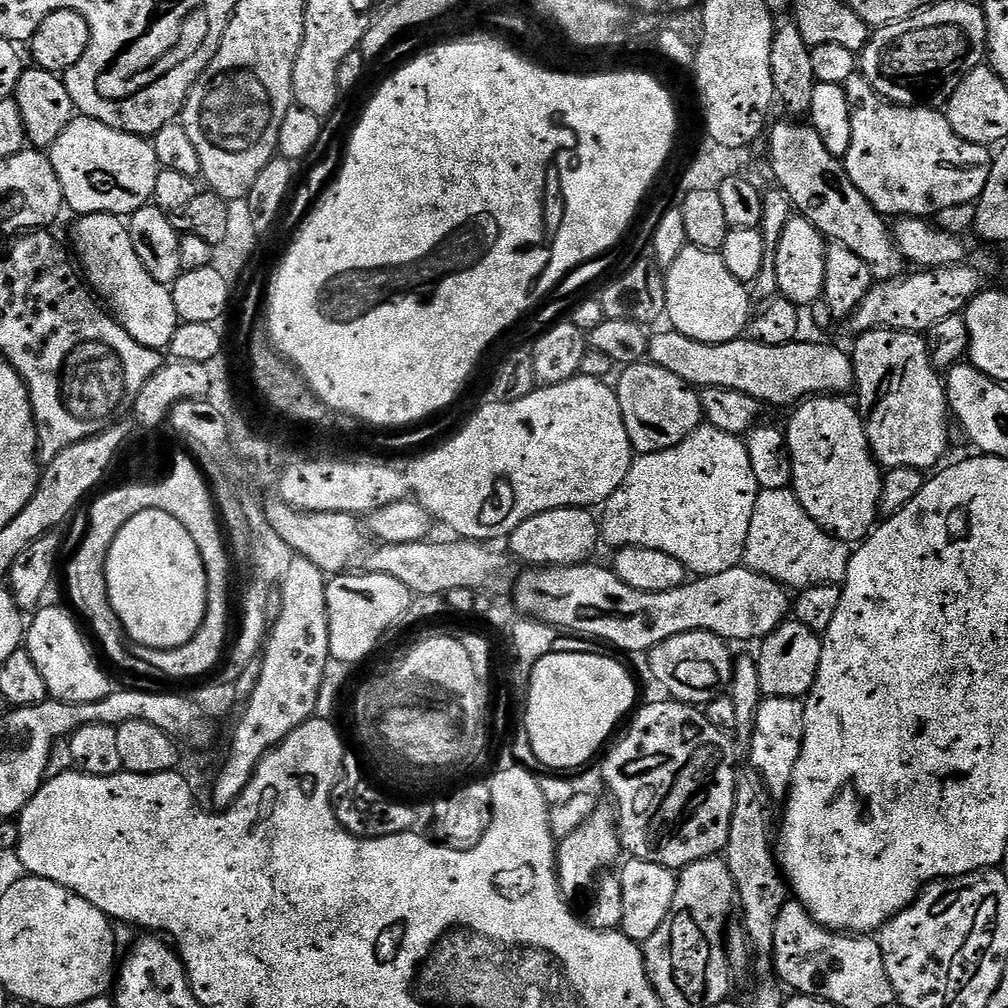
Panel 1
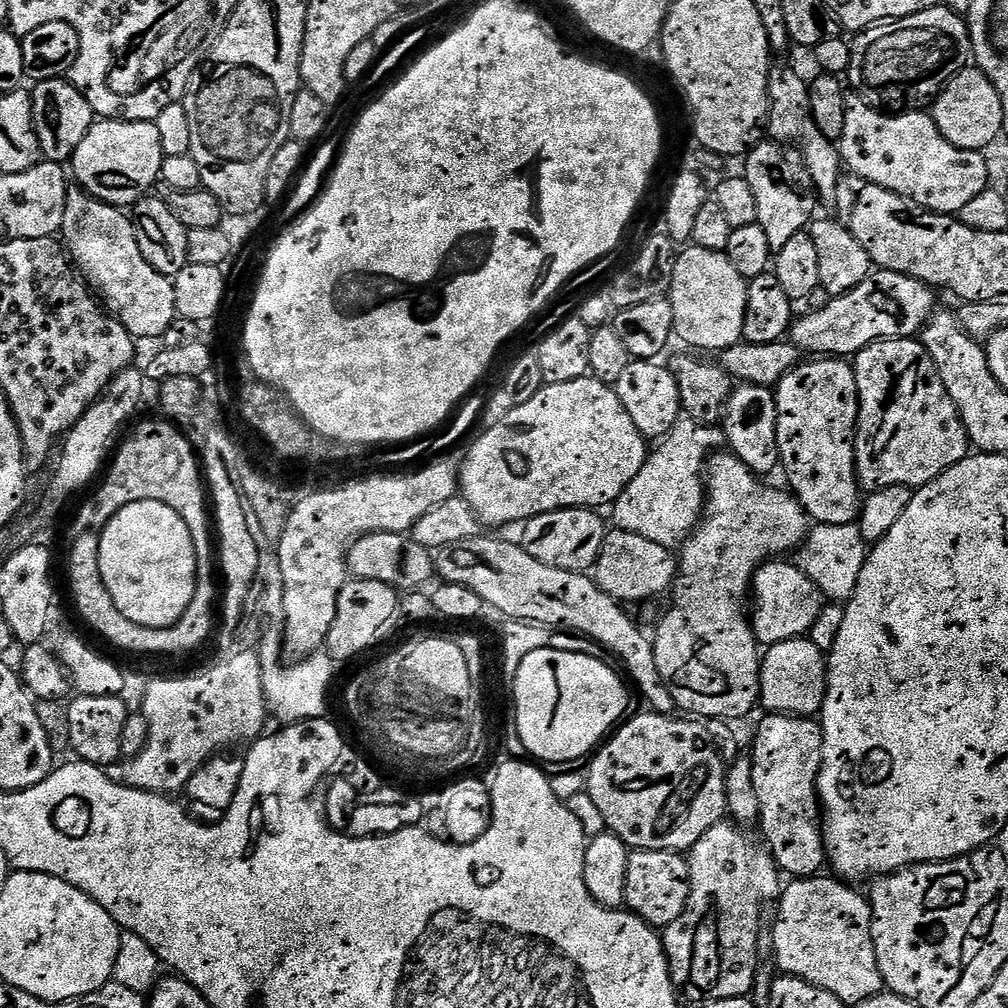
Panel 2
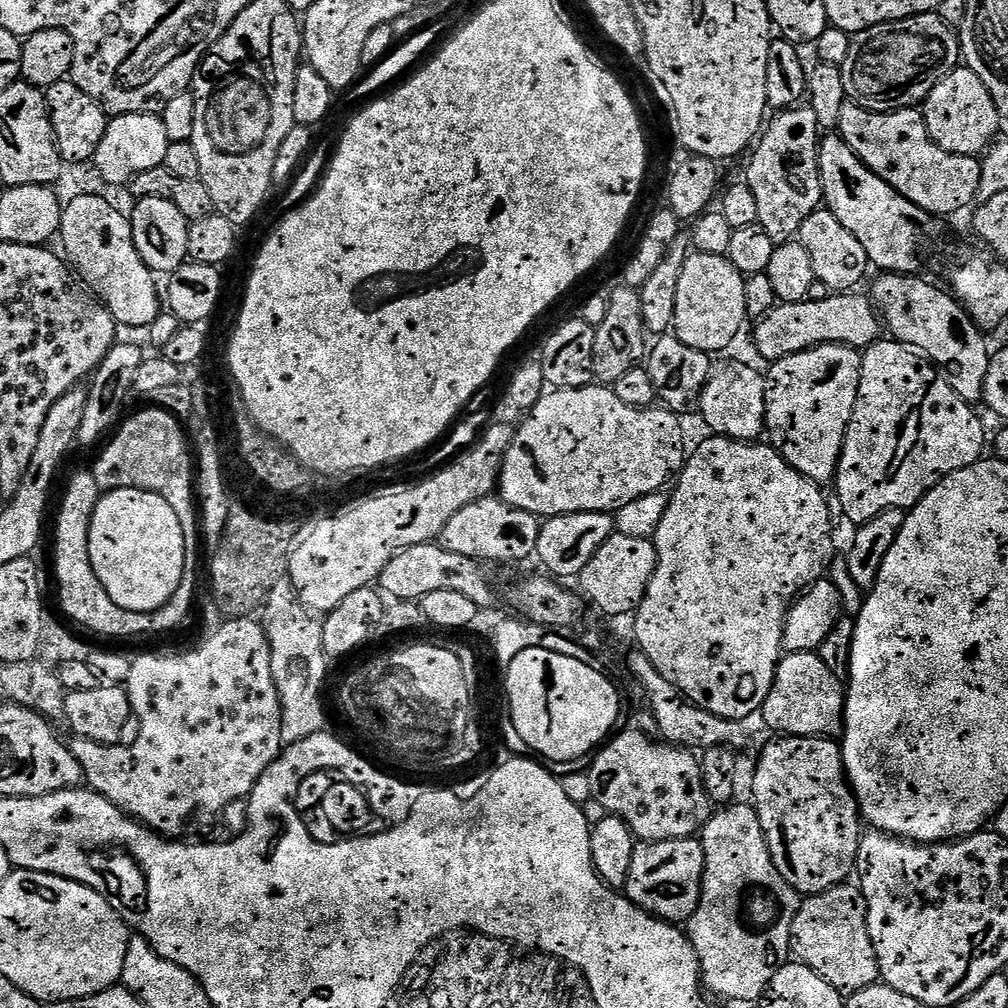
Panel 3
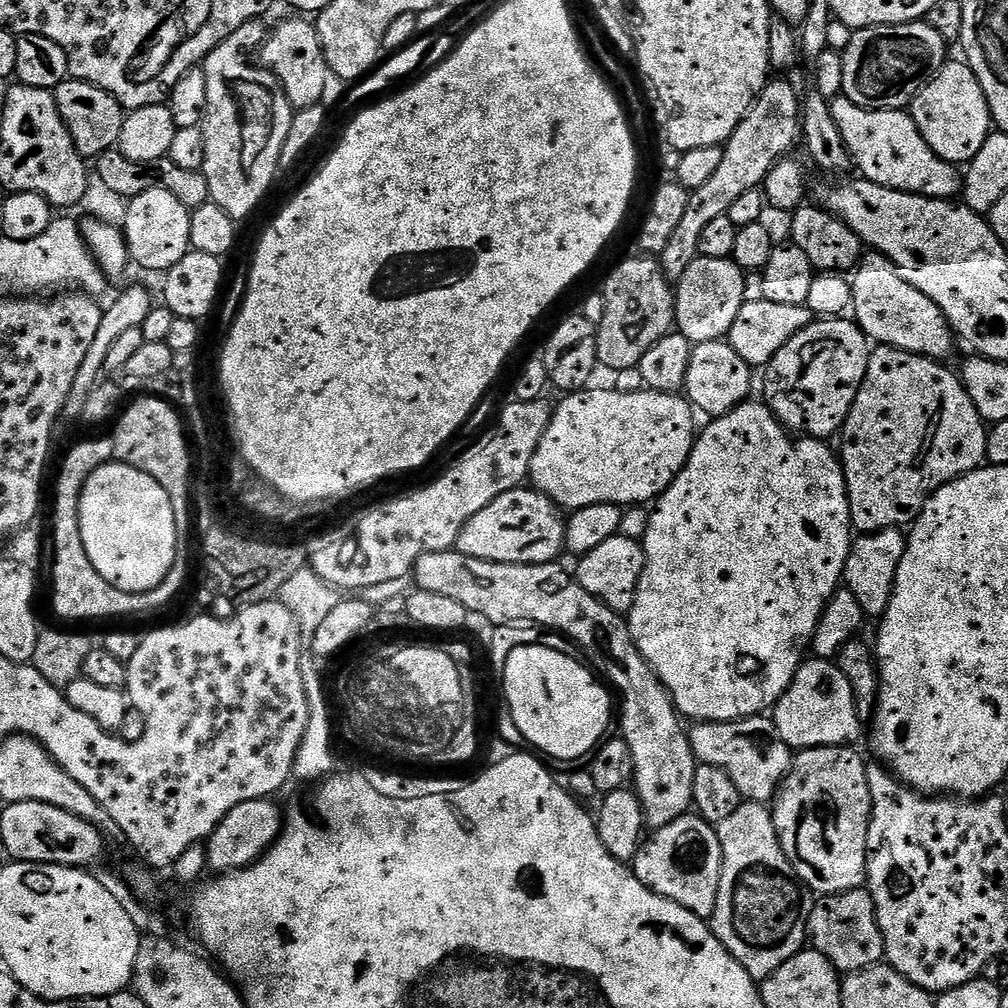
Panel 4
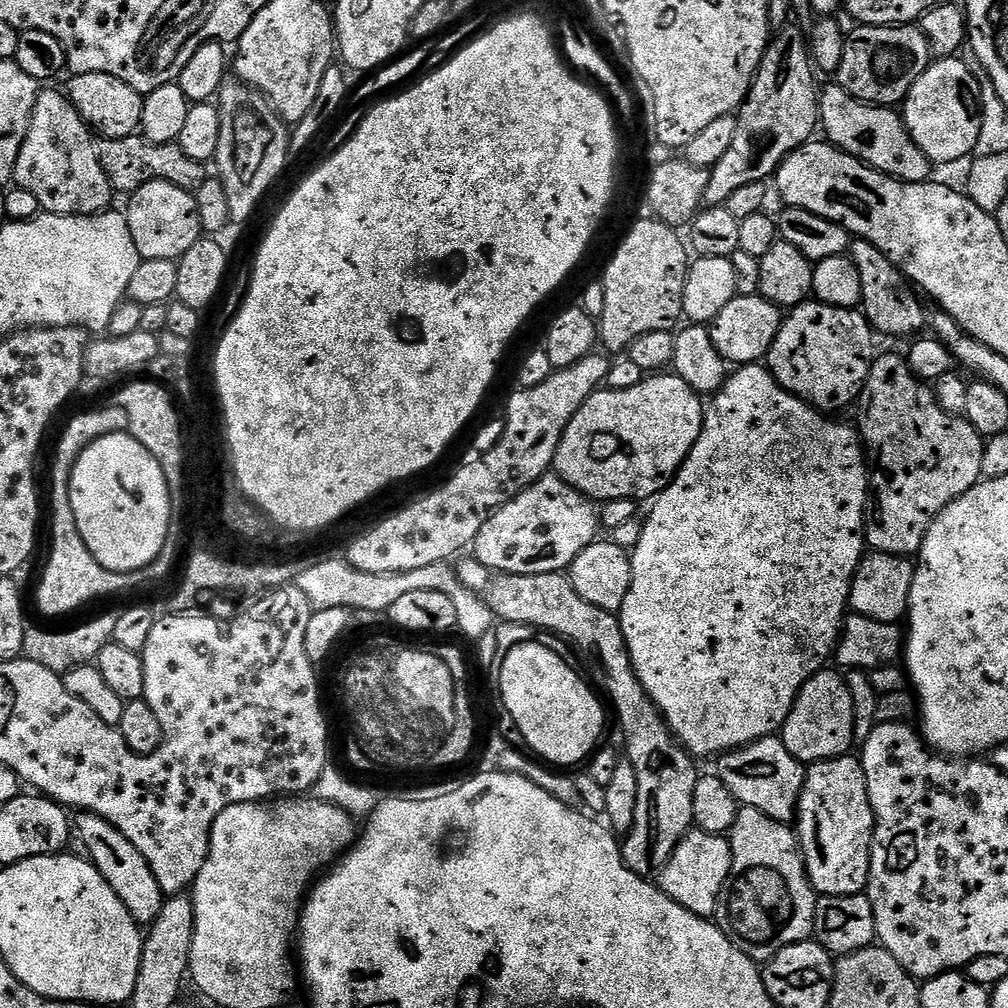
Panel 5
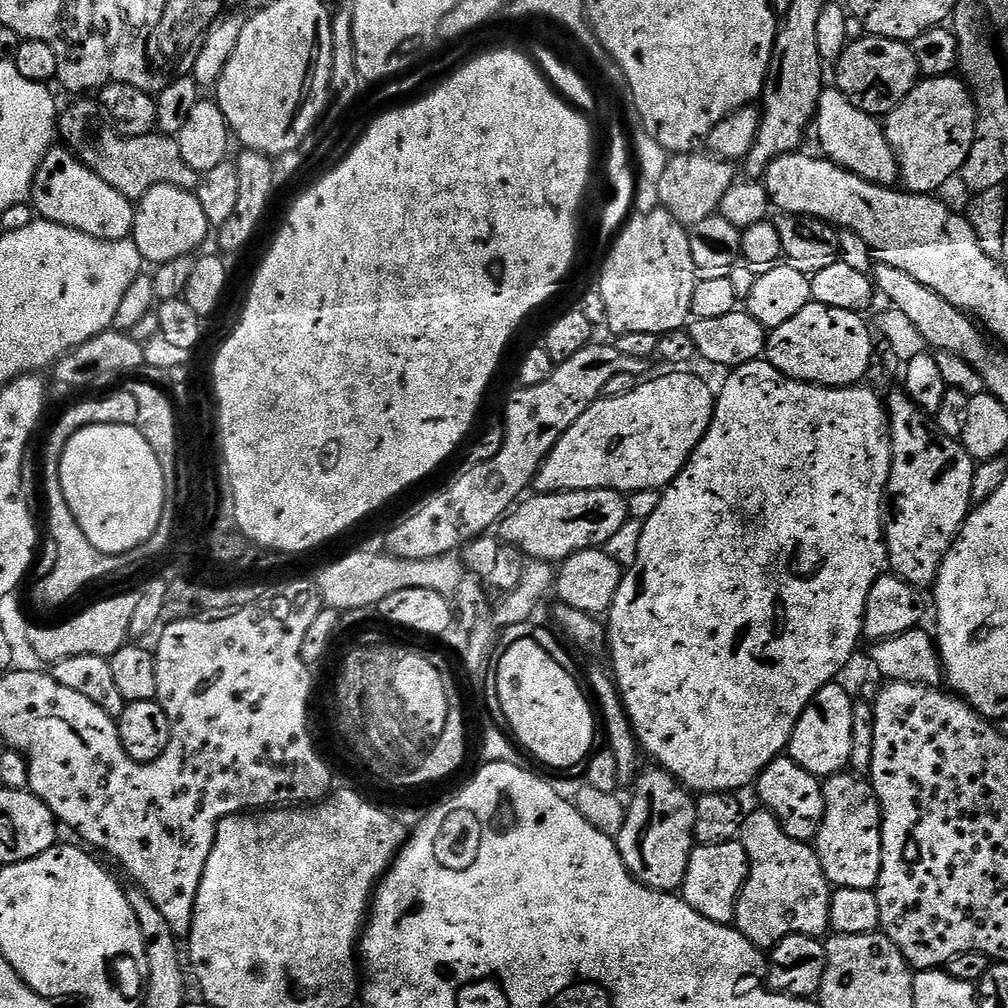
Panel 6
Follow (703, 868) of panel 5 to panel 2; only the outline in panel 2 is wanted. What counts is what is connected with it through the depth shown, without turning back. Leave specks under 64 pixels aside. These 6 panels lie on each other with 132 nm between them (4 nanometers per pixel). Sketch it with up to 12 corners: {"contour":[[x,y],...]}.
{"contour":[[681,853],[628,857],[626,904],[657,930],[686,910]]}

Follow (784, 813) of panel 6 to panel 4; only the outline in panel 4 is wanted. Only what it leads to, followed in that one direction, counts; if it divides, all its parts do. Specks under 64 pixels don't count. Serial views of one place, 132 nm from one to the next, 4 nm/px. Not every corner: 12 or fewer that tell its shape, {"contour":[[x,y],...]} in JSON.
{"contour":[[758,715],[688,732],[697,761],[768,804],[794,759]]}

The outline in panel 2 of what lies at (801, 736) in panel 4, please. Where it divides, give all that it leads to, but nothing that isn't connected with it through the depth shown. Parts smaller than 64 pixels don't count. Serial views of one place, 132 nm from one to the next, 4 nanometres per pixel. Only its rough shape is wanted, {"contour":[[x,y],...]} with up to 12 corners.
{"contour":[[812,639],[763,653],[765,713],[815,717],[827,689],[826,656]]}

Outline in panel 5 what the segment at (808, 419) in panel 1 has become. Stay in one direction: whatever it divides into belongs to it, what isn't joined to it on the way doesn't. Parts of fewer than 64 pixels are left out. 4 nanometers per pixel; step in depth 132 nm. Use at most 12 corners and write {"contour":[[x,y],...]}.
{"contour":[[805,302],[766,367],[836,414],[860,399],[874,329],[856,308]]}

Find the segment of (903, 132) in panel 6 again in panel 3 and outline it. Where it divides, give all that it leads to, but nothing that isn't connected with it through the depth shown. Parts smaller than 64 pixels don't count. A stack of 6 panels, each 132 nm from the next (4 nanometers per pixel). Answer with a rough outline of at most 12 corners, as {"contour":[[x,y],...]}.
{"contour":[[956,67],[922,115],[950,154],[979,157],[1000,132],[982,78]]}

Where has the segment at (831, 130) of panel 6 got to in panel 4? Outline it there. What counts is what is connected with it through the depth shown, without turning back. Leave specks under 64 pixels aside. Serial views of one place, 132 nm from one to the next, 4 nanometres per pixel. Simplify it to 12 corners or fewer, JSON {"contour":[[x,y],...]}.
{"contour":[[831,101],[863,179],[935,200],[962,192],[907,111]]}

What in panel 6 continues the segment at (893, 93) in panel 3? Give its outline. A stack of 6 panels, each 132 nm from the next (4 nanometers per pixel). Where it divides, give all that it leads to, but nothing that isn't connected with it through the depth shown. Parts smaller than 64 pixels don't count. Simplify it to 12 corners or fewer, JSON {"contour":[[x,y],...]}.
{"contour":[[865,34],[835,61],[835,87],[873,114],[918,83],[911,43]]}

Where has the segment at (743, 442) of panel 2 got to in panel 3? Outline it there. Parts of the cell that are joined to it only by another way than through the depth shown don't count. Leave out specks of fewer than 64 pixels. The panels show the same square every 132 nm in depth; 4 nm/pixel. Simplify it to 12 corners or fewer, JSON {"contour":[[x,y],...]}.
{"contour":[[740,360],[717,363],[699,415],[711,431],[765,435],[766,376]]}

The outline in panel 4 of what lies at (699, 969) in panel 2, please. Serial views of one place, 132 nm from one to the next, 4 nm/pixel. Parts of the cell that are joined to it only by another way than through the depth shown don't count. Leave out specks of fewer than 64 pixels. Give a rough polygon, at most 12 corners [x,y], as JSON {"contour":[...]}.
{"contour":[[768,804],[715,825],[712,932],[763,982],[805,947],[806,889]]}

